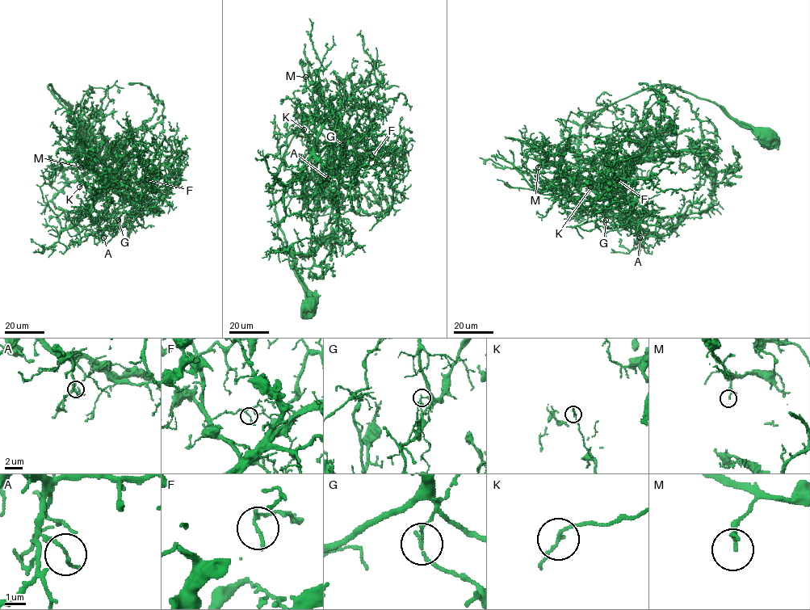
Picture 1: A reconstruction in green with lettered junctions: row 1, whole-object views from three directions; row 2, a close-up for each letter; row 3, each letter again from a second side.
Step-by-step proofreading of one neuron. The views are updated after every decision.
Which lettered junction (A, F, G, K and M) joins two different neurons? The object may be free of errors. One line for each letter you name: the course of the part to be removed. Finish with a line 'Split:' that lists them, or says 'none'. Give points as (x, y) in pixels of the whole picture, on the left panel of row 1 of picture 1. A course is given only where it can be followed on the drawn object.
G: foreign part runs (118, 220), (123, 198), (95, 175), (90, 160), (130, 153), (162, 118), (164, 105), (146, 86), (128, 84)
Split: G

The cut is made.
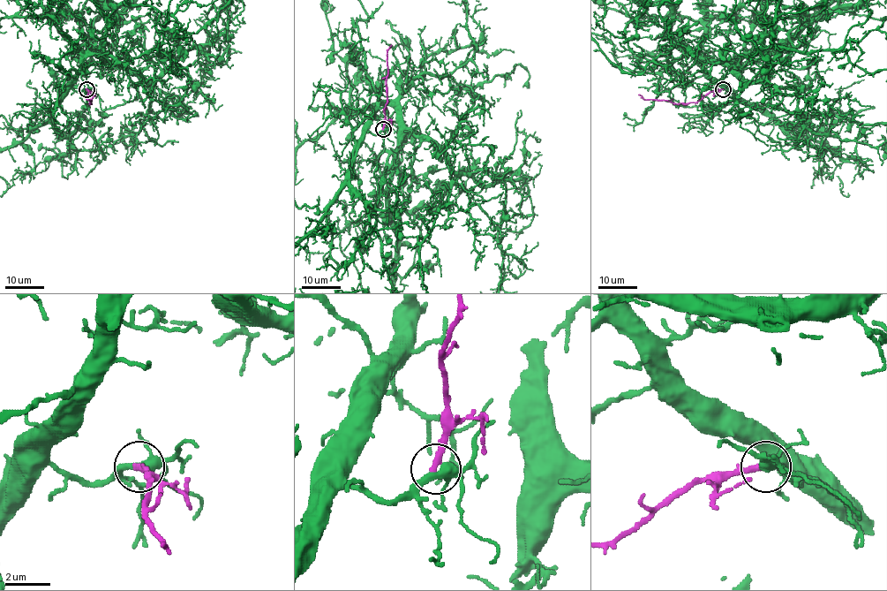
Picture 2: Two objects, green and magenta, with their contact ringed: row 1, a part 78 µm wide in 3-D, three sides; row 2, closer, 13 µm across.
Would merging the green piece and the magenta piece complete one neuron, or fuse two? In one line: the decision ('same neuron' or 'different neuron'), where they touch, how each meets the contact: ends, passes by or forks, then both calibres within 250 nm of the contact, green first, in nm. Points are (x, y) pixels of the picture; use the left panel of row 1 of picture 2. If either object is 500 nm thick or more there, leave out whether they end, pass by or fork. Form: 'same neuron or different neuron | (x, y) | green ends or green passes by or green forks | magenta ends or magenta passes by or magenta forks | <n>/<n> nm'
same neuron | (86, 89) | green forks | magenta ends | 320/300 nm

